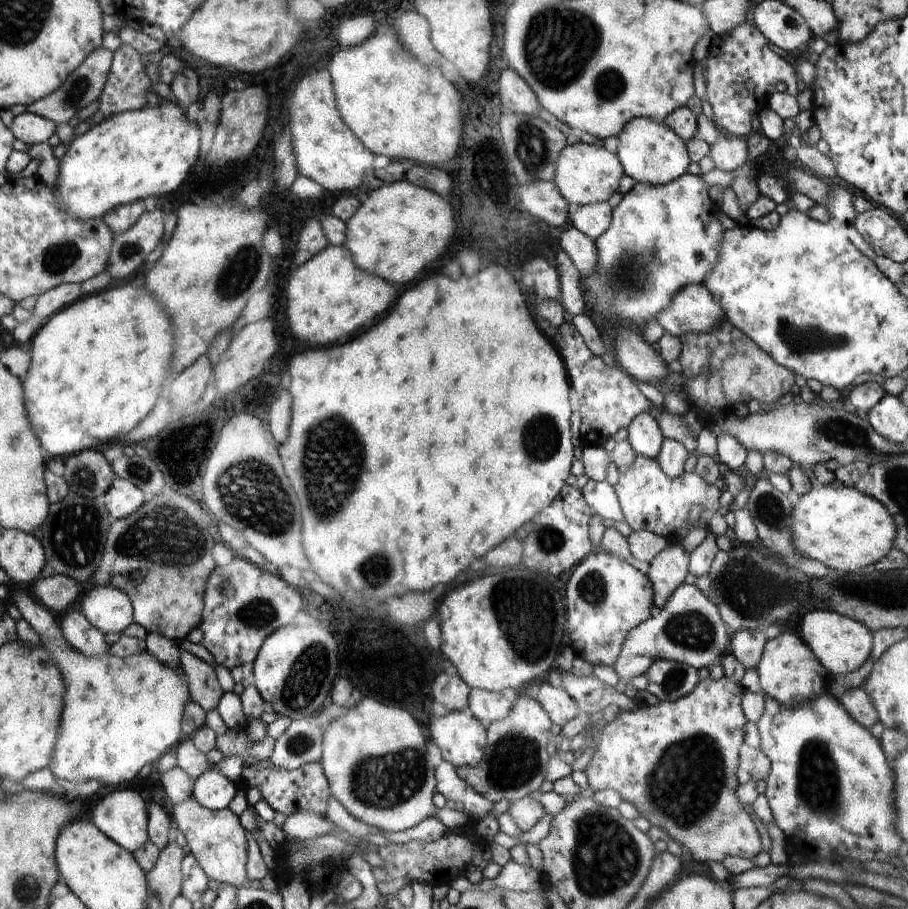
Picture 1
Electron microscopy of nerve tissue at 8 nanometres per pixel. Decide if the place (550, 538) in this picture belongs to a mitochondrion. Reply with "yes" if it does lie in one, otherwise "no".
yes

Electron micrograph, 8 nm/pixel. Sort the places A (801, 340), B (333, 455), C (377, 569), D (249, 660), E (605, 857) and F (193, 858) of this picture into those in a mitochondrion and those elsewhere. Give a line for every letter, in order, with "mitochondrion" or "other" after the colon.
A: mitochondrion
B: mitochondrion
C: mitochondrion
D: other
E: mitochondrion
F: other

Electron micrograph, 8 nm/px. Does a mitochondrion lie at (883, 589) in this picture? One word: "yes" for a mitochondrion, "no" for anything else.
yes

